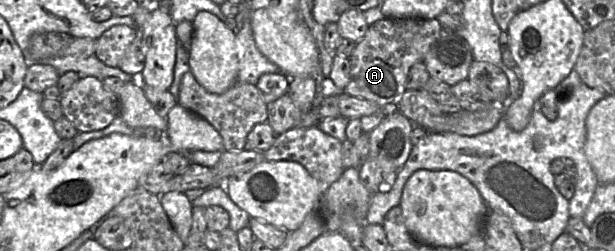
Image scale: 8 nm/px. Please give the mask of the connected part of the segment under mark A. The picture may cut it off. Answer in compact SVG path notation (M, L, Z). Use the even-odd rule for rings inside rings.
M386 17L371 24L349 56L350 77L344 92L381 106L395 105L406 91L405 82L410 68L415 63L424 61L438 38L441 27L437 18L421 17Z

